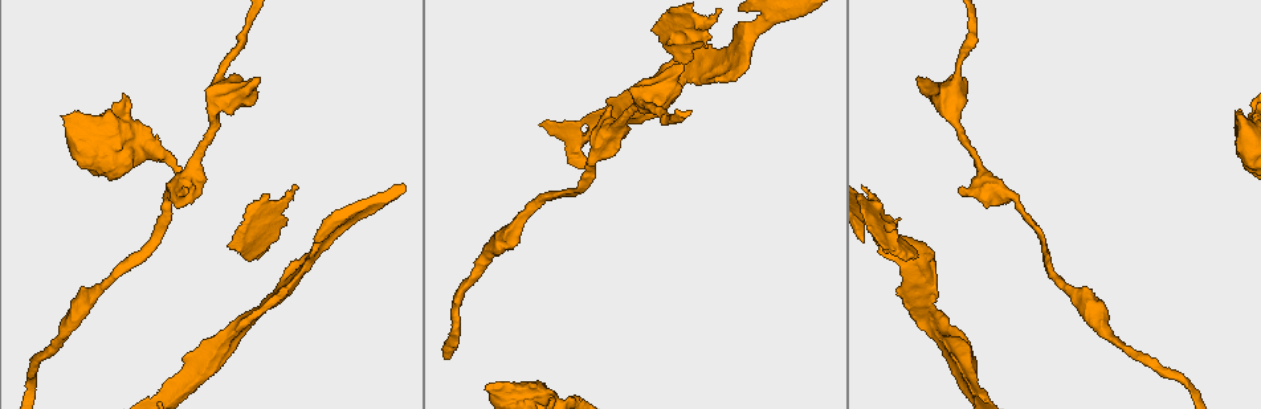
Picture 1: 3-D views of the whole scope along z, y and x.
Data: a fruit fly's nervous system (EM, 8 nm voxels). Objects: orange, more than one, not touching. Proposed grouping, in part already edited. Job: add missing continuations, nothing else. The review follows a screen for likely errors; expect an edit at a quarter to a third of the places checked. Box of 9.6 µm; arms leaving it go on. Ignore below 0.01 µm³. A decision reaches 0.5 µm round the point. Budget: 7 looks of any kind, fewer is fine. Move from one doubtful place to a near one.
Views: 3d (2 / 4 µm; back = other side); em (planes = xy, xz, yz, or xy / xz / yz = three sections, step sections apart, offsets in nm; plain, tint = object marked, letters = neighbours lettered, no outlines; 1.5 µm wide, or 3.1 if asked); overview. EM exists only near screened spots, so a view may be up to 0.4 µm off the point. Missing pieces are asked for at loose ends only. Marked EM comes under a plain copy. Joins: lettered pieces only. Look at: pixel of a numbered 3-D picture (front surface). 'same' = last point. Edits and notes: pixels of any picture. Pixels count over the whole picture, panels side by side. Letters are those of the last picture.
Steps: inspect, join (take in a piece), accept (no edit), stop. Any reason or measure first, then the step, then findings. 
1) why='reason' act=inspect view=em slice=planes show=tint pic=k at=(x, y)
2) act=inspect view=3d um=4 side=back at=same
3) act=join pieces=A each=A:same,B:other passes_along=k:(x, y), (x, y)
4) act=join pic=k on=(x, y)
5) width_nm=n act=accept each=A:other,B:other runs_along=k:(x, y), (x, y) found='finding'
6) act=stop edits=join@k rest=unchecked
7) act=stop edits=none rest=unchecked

why='free end' act=inspect view=em slice=planes show=letters pic=1 at=(920, 77)

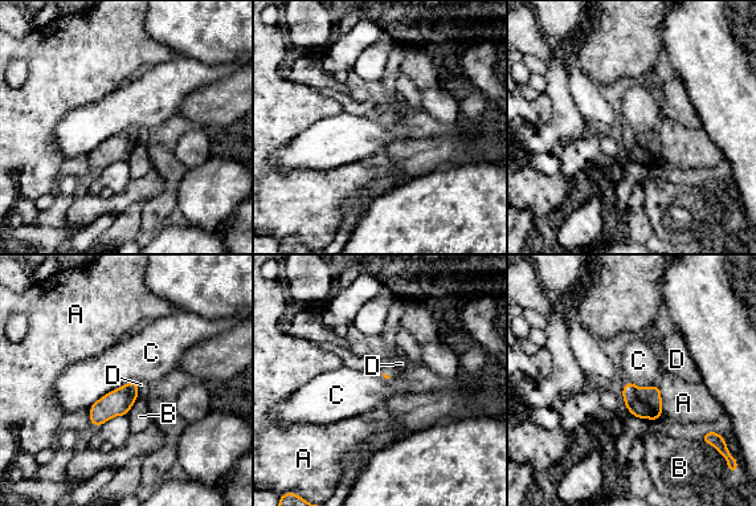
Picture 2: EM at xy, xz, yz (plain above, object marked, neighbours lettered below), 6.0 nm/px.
act=accept each=A:other,B:other,C:other,D:other border=2:(138, 382), (109, 391), (90, 407) found='no lettered piece goes on from it'

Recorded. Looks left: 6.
why='free end' act=inspect view=3d um=2 pic=1 at=(705, 47)

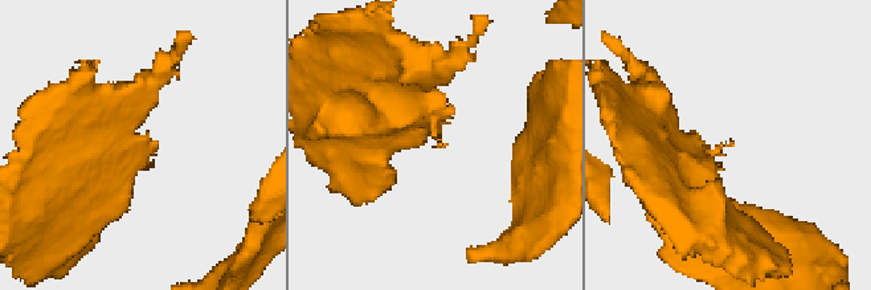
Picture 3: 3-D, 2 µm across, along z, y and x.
why='need the tissue' act=inspect view=em slice=xy step=8 show=letters pic=3 at=(732, 140)

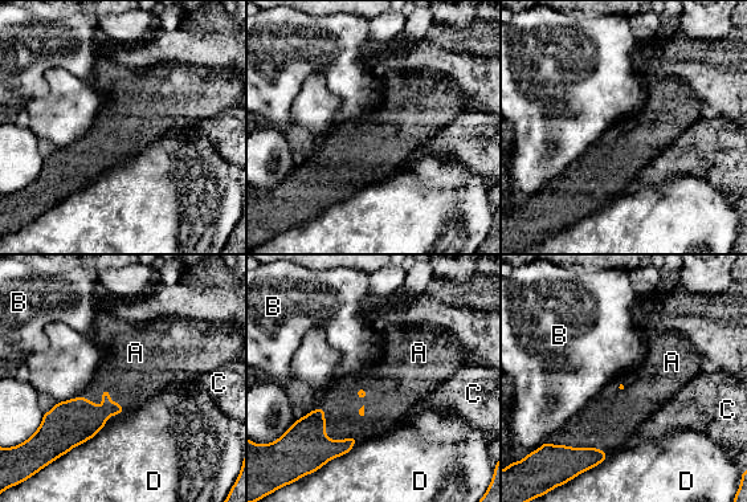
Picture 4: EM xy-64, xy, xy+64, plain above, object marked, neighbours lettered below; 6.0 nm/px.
longest_contact=D:280nm act=join pieces=A each=A:same,B:other,C:other,D:other found='the cell continues'

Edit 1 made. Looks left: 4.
why='redraw' act=inspect view=overview

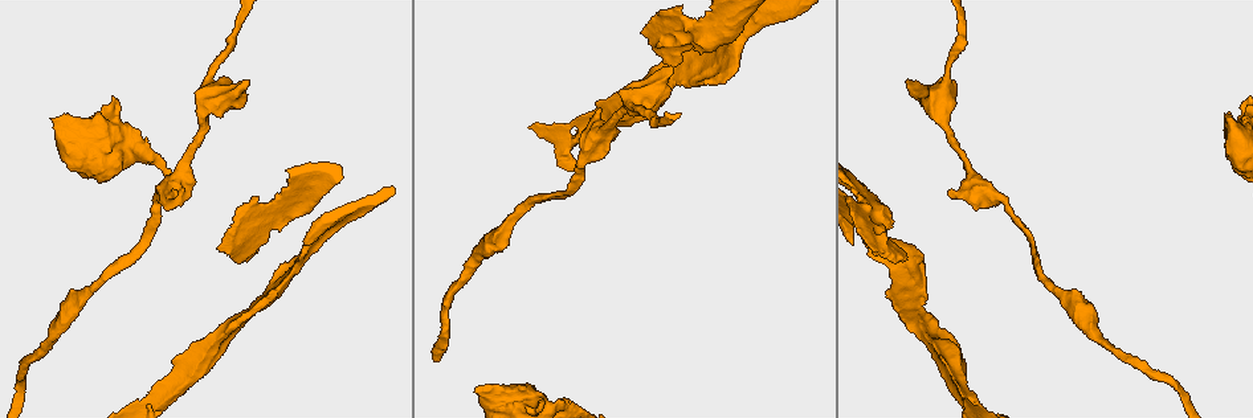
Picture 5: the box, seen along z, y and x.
why='branch stops here' act=inspect view=em slice=planes show=letters pic=5 at=(52, 119)

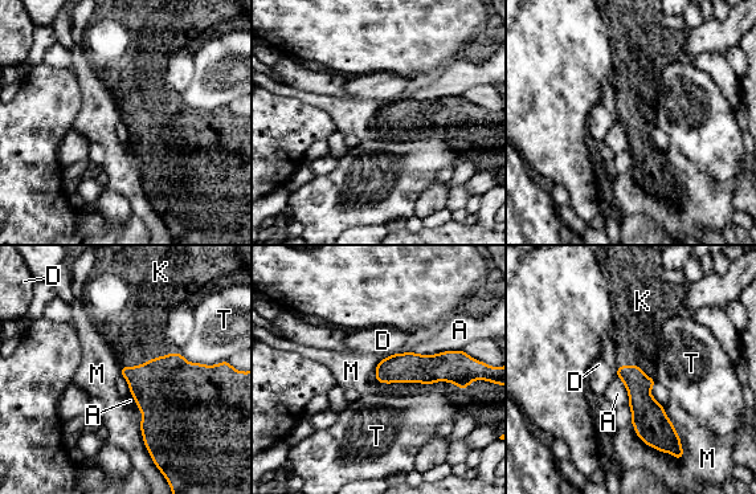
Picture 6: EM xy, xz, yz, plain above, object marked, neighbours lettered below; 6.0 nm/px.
act=join pieces=K each=A:other,D:other,K:same,M:other,T:other passes_along=6:(180, 387), (151, 359), (137, 334) found='it goes on there'

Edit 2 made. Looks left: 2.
act=stop edits=join@4,join@6 rest=unchecked

